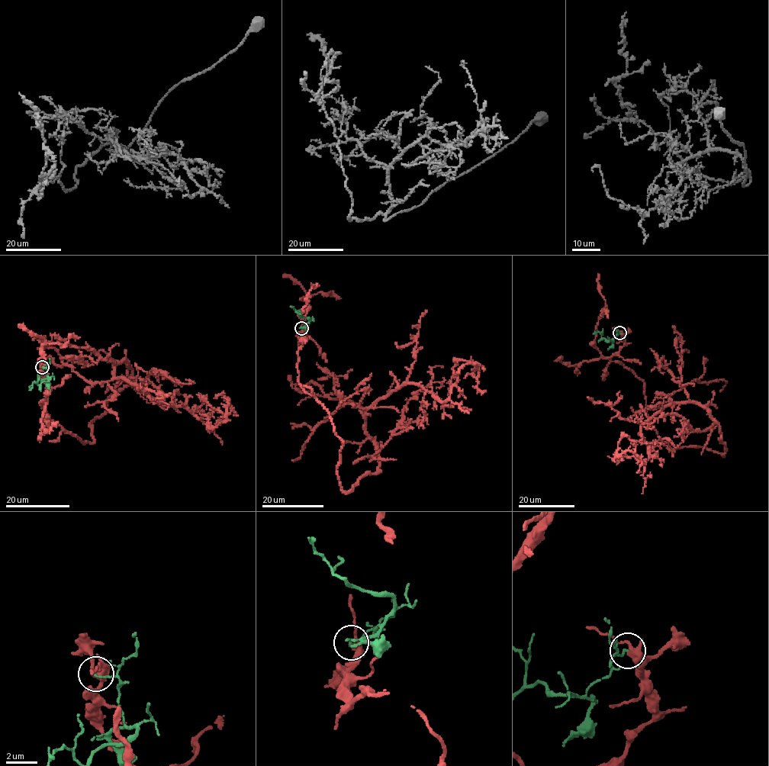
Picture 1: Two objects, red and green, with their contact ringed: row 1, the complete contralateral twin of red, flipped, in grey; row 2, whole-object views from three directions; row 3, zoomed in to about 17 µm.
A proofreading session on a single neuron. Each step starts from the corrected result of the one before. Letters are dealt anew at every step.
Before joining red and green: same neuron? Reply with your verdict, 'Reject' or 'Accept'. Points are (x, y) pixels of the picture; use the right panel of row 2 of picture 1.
Reject

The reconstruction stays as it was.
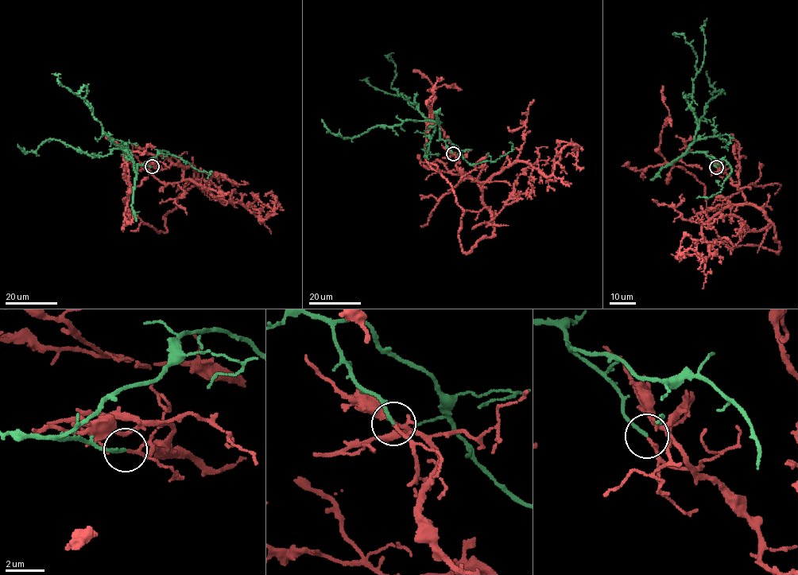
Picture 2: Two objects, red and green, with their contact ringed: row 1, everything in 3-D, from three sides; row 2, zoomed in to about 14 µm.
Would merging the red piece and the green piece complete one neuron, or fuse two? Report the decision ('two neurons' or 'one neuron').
two neurons

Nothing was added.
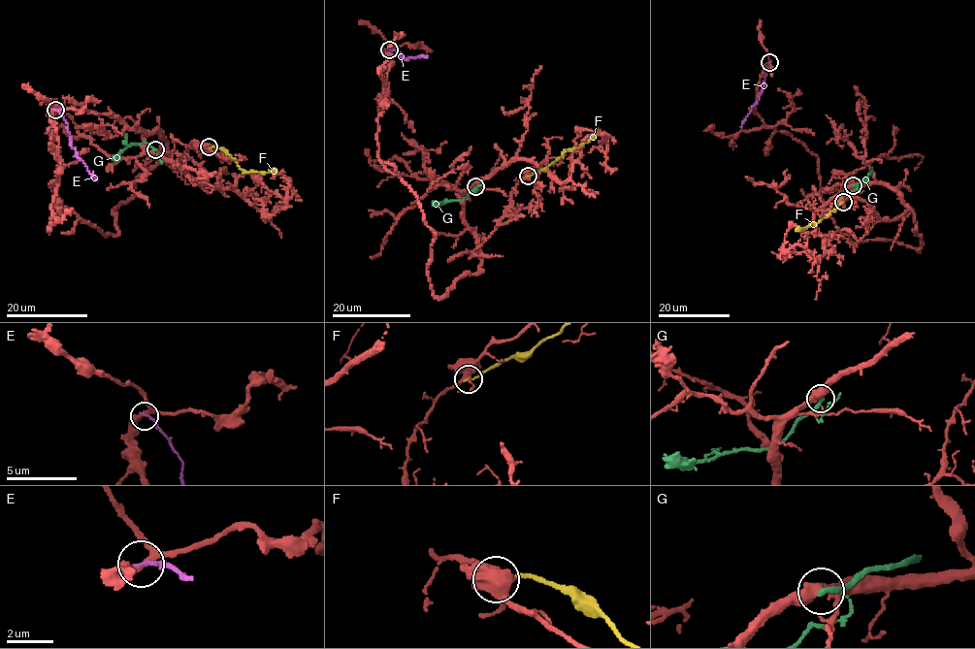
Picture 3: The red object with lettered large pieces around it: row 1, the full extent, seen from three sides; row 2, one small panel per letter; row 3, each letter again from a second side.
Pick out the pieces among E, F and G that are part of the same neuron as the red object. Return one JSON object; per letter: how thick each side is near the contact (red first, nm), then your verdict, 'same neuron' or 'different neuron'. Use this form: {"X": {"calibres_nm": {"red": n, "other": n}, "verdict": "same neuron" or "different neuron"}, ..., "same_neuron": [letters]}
{"E": {"calibres_nm": {"red": 280, "other": 200}, "verdict": "different neuron"}, "F": {"calibres_nm": {"red": 400, "other": 180}, "verdict": "different neuron"}, "G": {"calibres_nm": {"red": 480, "other": 280}, "verdict": "different neuron"}, "same_neuron": []}

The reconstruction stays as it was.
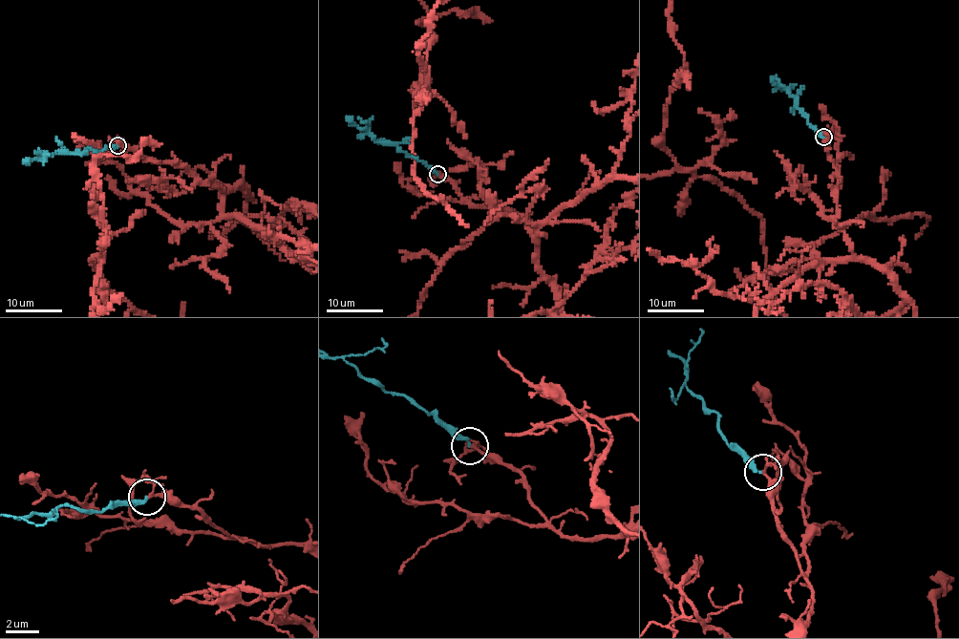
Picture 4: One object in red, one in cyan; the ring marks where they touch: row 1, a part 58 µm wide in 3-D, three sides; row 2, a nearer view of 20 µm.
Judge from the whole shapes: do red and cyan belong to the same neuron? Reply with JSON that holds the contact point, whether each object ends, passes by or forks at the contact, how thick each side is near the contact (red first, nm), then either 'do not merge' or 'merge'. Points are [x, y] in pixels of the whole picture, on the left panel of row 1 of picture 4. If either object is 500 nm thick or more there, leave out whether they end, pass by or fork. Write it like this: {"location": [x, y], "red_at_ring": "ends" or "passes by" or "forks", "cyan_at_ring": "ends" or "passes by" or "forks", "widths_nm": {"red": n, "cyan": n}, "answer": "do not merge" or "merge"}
{"location": [117, 145], "red_at_ring": "forks", "cyan_at_ring": "ends", "widths_nm": {"red": 110, "cyan": 240}, "answer": "merge"}

